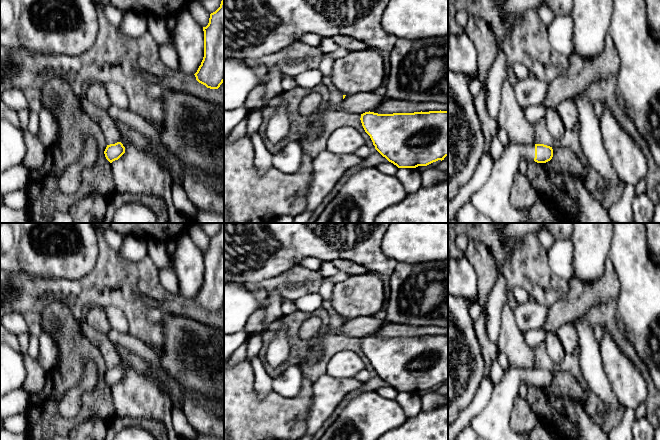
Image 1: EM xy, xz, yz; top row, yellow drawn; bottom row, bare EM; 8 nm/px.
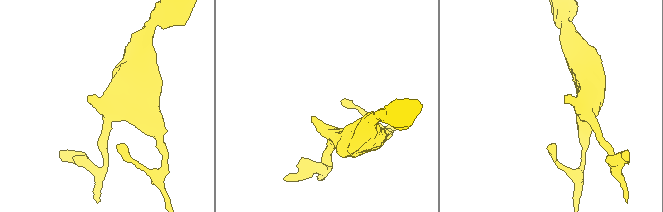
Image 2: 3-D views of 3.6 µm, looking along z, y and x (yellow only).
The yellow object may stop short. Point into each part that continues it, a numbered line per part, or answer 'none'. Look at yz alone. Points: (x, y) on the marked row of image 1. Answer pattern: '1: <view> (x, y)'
1: yz (493, 199)

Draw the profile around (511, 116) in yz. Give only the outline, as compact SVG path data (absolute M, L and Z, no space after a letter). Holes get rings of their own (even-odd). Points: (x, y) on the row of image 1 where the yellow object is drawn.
M508 79L502 84L499 113L496 119L499 127L507 131L509 143L535 144L532 123L527 120Z

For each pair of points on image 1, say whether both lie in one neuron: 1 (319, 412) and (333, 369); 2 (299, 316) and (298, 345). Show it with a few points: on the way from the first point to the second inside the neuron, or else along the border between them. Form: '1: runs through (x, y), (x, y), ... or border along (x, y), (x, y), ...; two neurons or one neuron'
1: border along (326, 373), (333, 377), (354, 378); two neurons
2: runs through (294, 323), (295, 338); one neuron

